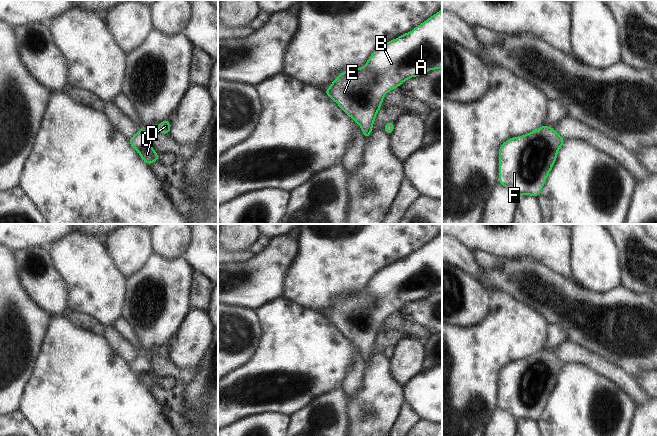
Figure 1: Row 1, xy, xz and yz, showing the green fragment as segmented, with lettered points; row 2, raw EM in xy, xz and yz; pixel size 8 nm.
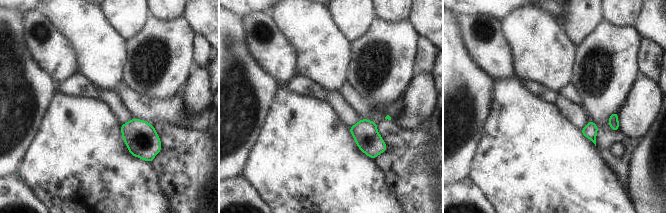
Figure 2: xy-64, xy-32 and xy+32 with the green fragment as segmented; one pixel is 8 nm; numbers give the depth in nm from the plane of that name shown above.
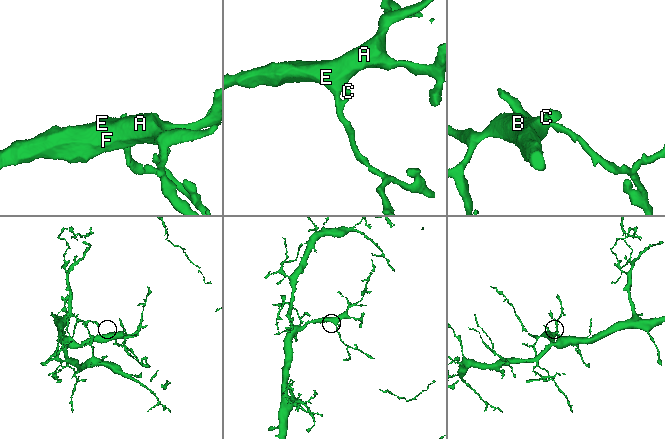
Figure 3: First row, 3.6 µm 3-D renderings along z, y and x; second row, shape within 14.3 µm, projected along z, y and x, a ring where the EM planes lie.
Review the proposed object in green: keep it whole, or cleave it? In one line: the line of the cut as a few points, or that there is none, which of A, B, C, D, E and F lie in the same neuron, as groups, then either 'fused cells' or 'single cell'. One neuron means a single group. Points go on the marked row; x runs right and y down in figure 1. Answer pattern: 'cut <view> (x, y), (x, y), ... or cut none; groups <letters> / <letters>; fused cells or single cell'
cut none; groups A B C D E F; single cell

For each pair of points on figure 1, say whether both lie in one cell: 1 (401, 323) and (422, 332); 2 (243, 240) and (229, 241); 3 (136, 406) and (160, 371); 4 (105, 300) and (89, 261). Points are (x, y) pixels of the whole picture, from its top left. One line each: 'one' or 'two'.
1: one
2: one
3: two
4: one

